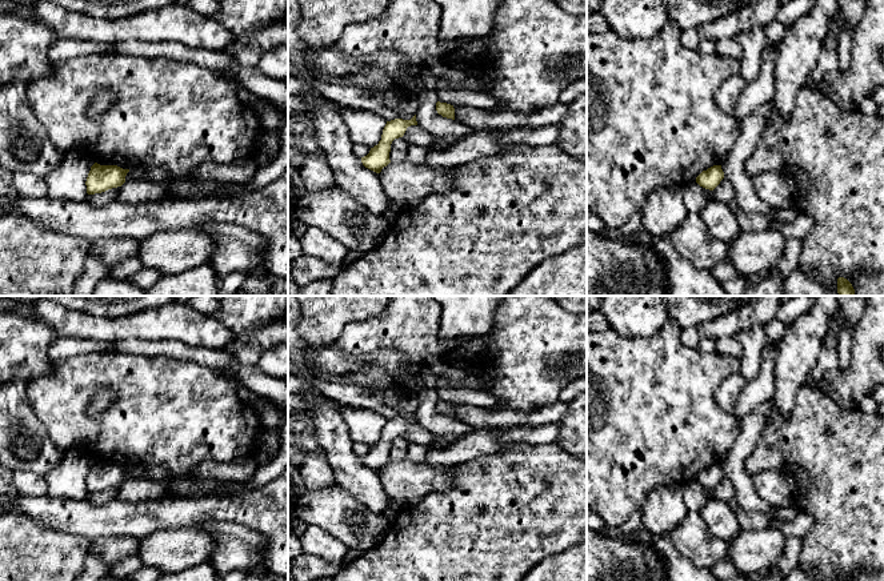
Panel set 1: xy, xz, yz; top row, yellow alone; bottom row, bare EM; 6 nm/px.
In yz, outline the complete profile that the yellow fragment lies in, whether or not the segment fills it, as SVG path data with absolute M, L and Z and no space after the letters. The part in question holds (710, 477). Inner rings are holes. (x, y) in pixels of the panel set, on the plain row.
M713 464L707 469L703 469L696 476L696 481L705 488L713 489L723 477L724 477L724 470L721 468L721 464Z

